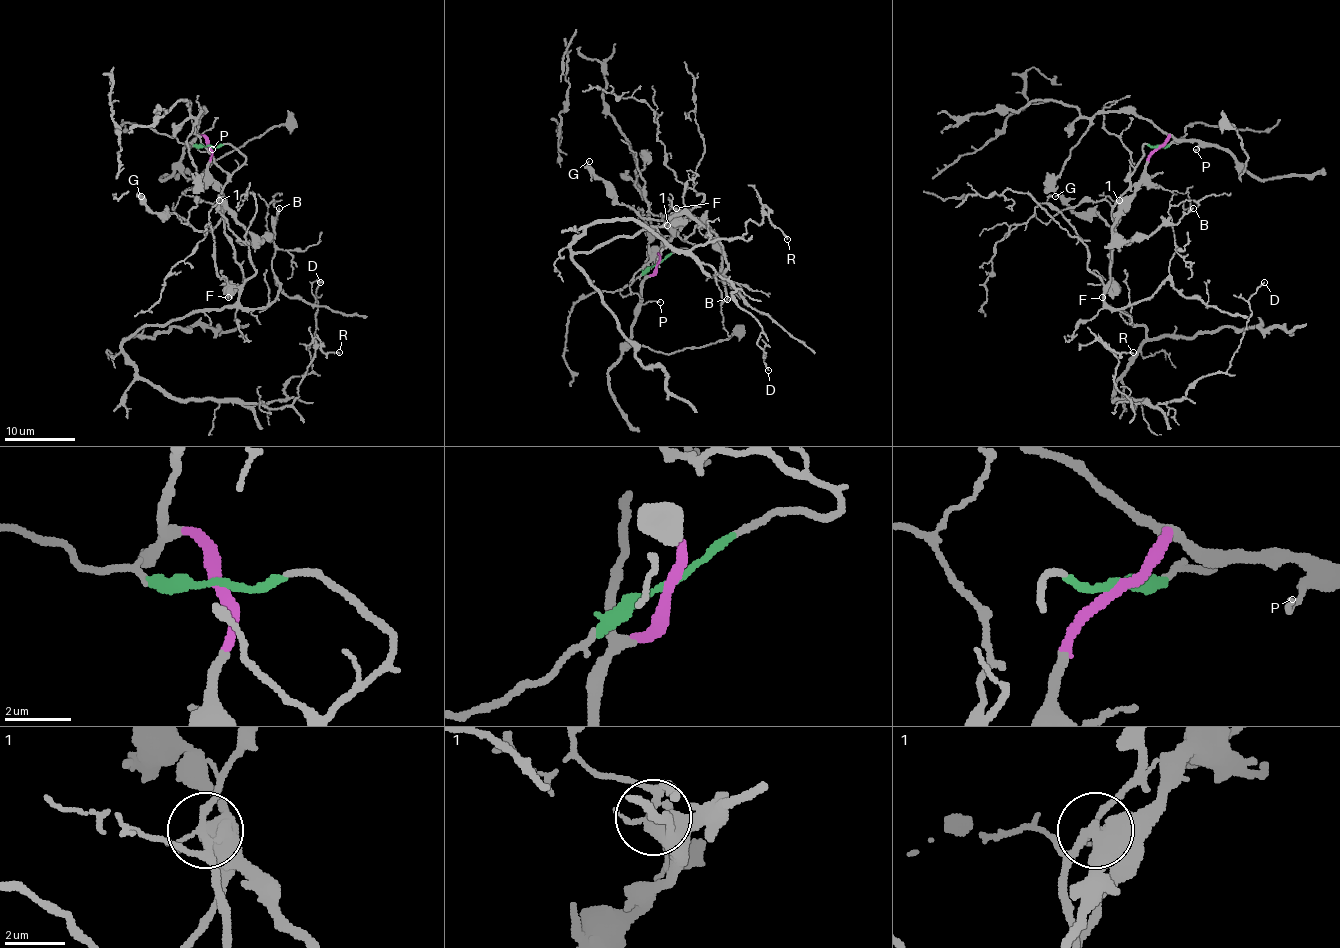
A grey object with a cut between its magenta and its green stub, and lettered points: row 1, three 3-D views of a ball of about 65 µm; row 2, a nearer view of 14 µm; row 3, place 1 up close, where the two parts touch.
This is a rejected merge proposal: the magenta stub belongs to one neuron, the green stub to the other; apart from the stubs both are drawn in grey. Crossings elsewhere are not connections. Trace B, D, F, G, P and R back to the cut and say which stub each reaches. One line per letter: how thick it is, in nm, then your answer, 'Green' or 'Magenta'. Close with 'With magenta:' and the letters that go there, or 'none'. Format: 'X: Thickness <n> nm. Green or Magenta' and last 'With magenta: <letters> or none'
B: Thickness 200 nm. Magenta
D: Thickness 130 nm. Green
F: Thickness 280 nm. Magenta
G: Thickness 220 nm. Magenta
P: Thickness 140 nm. Magenta
R: Thickness 160 nm. Green
With magenta: B, F, G, P

